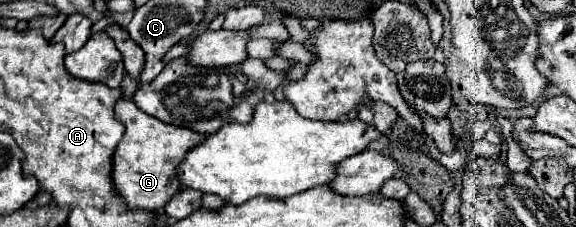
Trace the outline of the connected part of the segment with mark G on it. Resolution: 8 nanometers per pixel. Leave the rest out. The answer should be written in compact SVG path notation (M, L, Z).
M121 99L115 105L119 121L125 123L125 135L115 151L115 165L111 177L117 193L127 201L129 207L141 207L149 211L163 211L163 205L181 189L179 177L175 177L175 165L183 161L187 149L193 149L205 135L195 133L187 127L163 123L143 113L133 101Z

